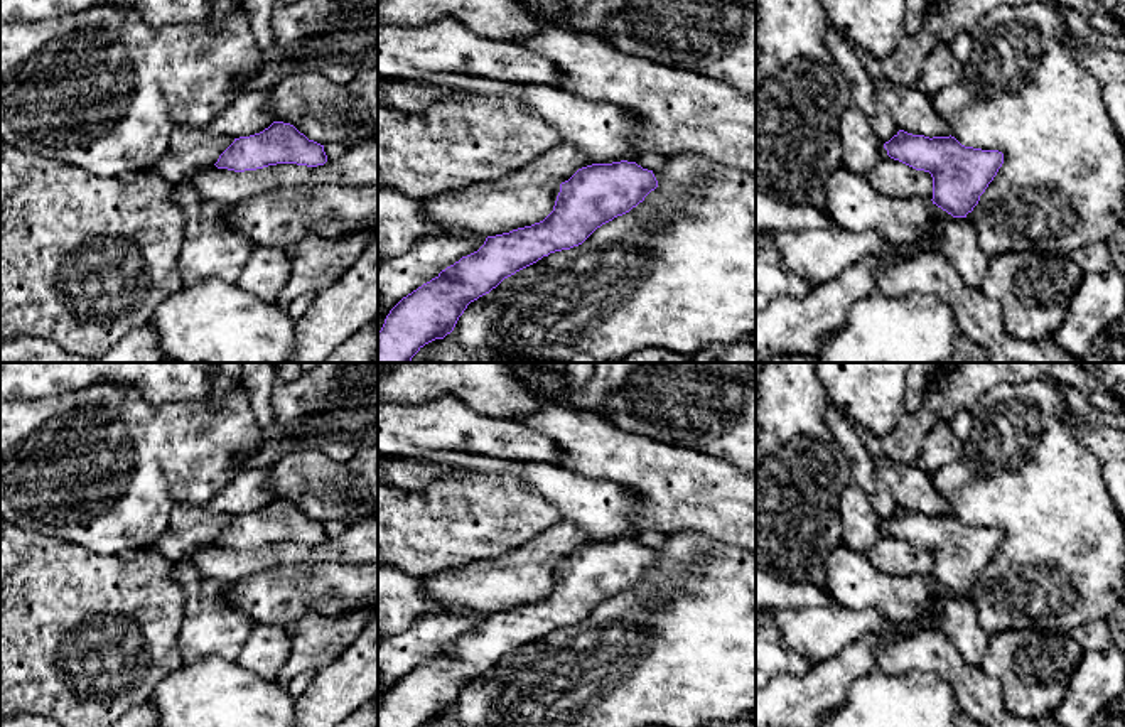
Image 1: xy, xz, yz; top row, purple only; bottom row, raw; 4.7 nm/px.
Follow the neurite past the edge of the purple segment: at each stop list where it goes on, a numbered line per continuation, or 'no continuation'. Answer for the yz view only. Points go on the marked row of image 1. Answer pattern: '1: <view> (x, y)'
no continuation

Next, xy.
no continuation

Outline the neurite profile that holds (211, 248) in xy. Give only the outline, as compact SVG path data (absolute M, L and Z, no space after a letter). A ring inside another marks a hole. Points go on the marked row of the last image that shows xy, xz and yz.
M189 184L174 186L172 201L186 218L179 256L184 287L196 287L209 278L238 283L255 245L243 231L228 224L228 207L207 202Z

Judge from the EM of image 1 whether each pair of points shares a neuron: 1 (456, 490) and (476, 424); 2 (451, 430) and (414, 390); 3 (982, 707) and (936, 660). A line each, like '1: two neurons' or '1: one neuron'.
1: two neurons
2: two neurons
3: one neuron

